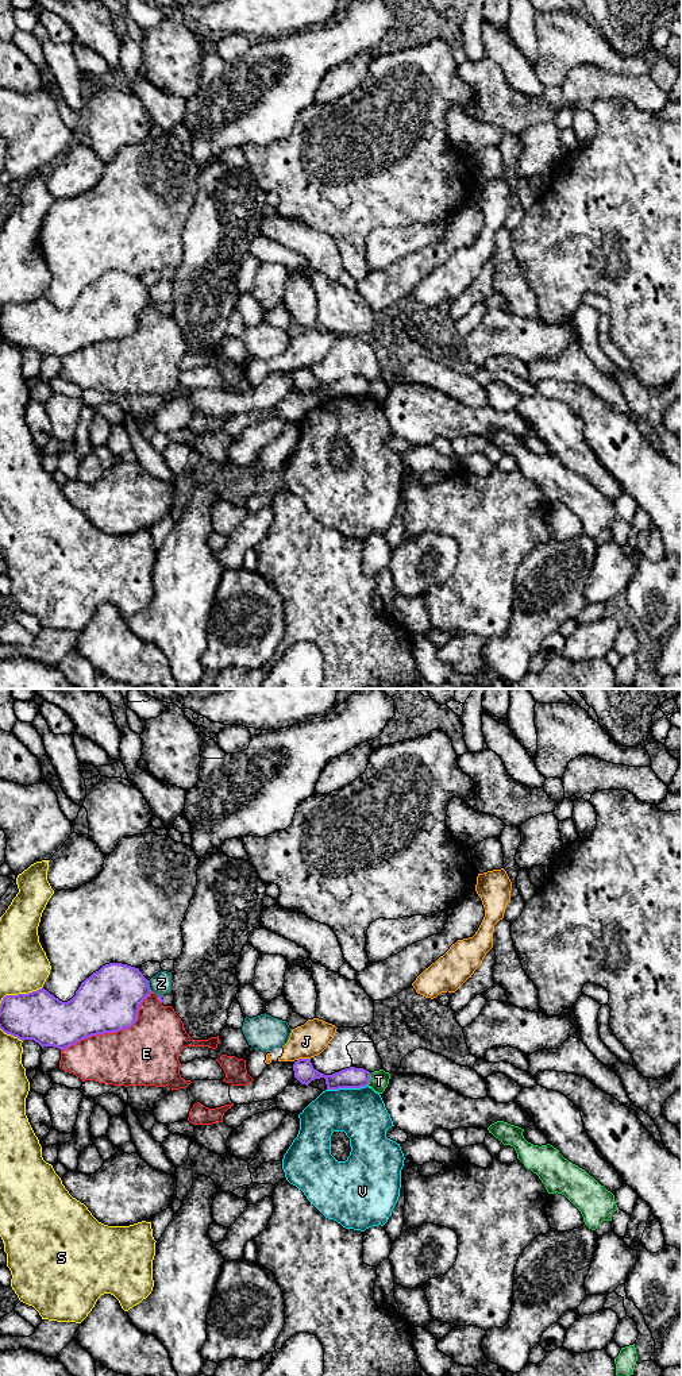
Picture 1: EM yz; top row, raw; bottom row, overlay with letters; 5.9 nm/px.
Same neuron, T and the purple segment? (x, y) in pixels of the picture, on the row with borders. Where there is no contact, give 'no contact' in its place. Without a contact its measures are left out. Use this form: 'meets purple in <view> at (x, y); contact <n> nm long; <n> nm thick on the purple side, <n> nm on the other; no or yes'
meets purple in yz at (369, 1079); contact 80 nm long; 130 nm thick on the purple side, 110 nm on the other; no

